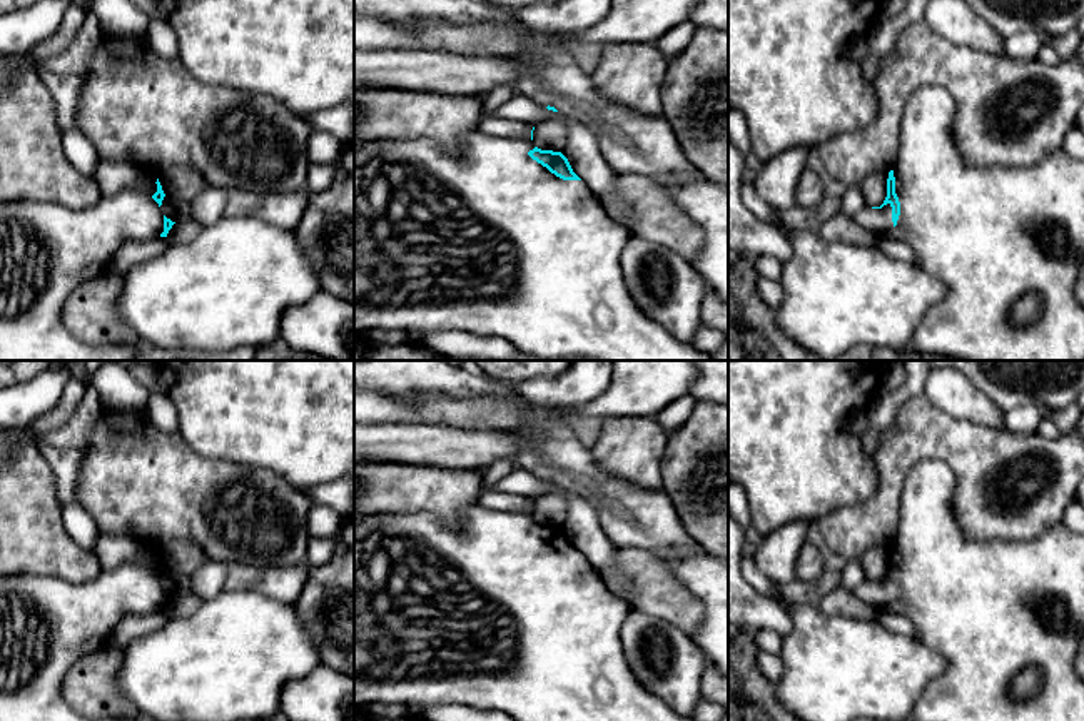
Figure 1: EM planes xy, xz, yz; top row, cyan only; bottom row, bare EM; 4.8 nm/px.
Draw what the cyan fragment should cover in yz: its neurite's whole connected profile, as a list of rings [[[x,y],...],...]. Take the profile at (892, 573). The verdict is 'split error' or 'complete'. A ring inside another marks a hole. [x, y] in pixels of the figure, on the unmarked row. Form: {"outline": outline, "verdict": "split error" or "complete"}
{"outline": [[[927,459],[915,464],[904,484],[897,532],[887,552],[887,571],[880,581],[865,581],[854,592],[879,611],[907,616],[915,626],[915,638],[947,661],[945,671],[929,683],[907,721],[1084,721],[1084,681],[1076,669],[1077,649],[1084,633],[1084,534],[1071,531],[1061,521],[1031,541],[970,541],[959,527],[954,492],[955,477],[945,462]],[[1027,668],[1036,668],[1041,673],[1041,688],[1027,699],[1014,699],[1009,689],[1011,683],[1017,673]]], "verdict": "split error"}

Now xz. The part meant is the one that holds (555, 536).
{"outline": [[[529,497],[524,511],[488,511],[474,502],[458,524],[446,524],[433,512],[354,519],[354,709],[364,721],[414,718],[421,708],[436,704],[501,711],[514,721],[695,721],[675,713],[636,681],[620,641],[631,608],[610,591],[561,526],[541,524],[533,517],[533,504]]], "verdict": "split error"}

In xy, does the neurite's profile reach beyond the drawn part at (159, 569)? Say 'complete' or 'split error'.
split error

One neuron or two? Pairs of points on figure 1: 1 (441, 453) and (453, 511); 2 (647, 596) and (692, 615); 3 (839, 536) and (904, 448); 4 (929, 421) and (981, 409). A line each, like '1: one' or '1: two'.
1: two
2: one
3: one
4: two

